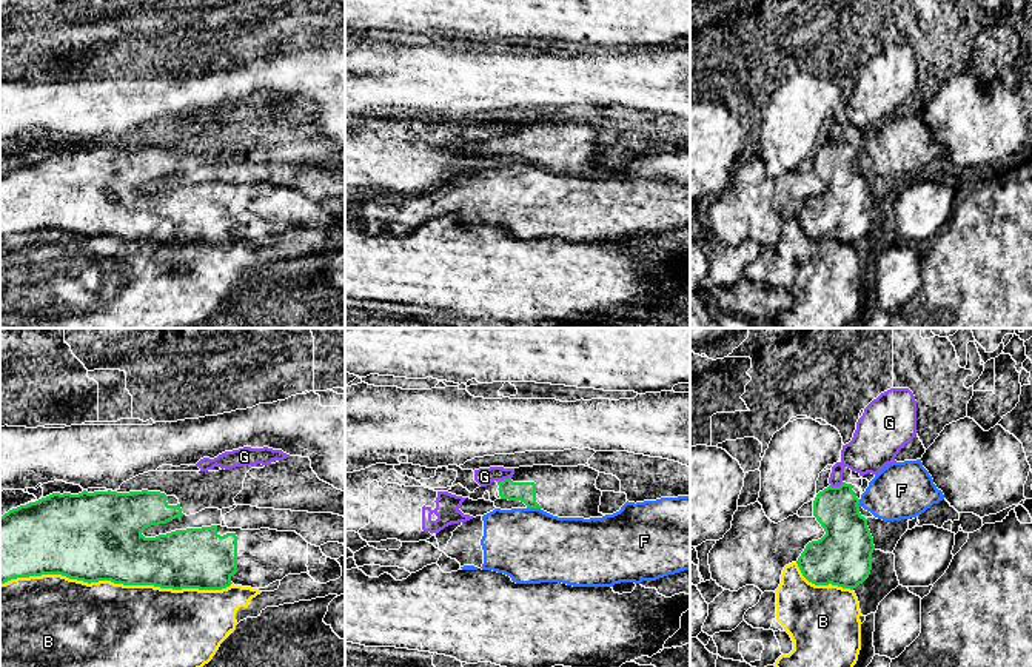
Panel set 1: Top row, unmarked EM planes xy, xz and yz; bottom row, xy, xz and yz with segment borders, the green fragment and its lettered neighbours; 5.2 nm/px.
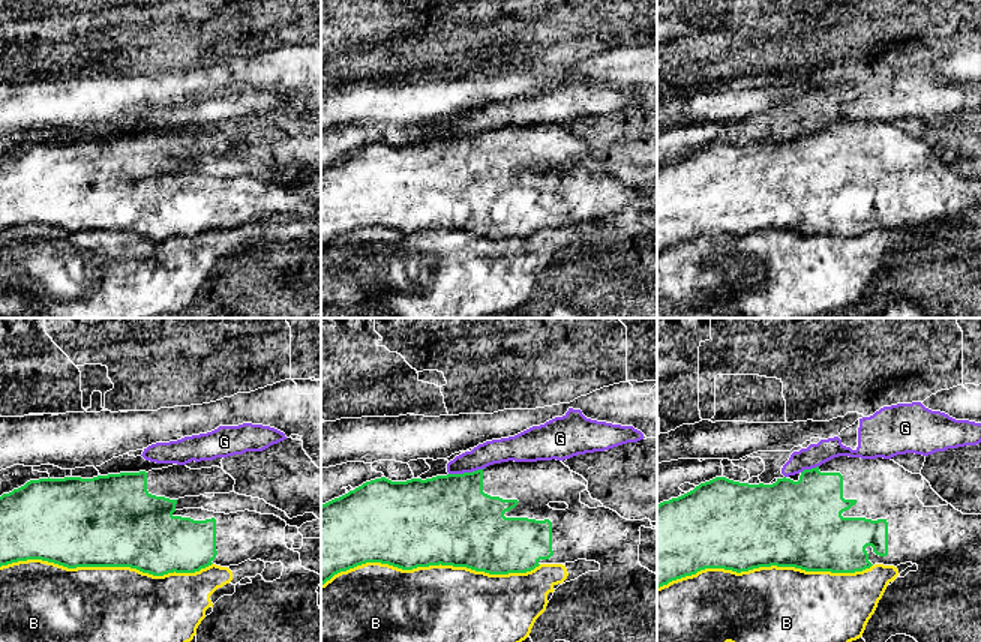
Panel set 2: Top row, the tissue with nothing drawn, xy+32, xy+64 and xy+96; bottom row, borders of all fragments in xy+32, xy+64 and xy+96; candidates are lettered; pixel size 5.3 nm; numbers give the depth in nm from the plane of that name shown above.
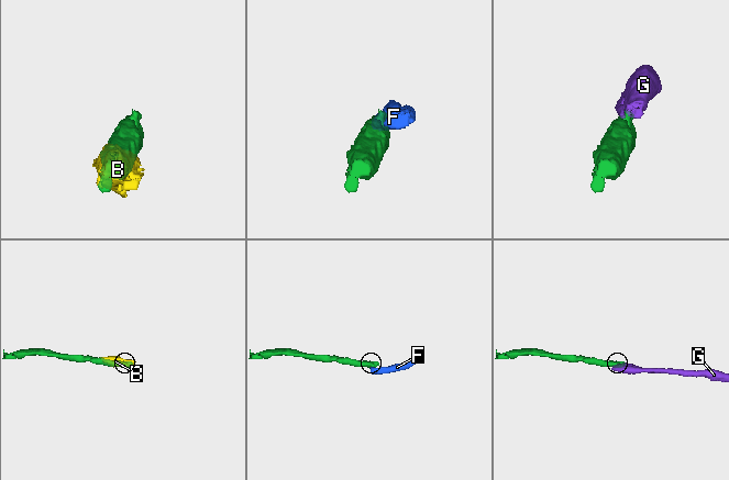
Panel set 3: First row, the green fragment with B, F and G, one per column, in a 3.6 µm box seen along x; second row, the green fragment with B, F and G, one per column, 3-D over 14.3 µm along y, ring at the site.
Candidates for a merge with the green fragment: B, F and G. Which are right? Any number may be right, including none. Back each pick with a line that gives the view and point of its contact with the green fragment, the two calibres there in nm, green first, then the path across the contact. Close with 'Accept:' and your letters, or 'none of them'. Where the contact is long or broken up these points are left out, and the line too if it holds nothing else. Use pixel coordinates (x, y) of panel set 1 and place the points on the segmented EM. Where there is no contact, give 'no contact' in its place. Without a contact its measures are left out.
Accept: none of them

